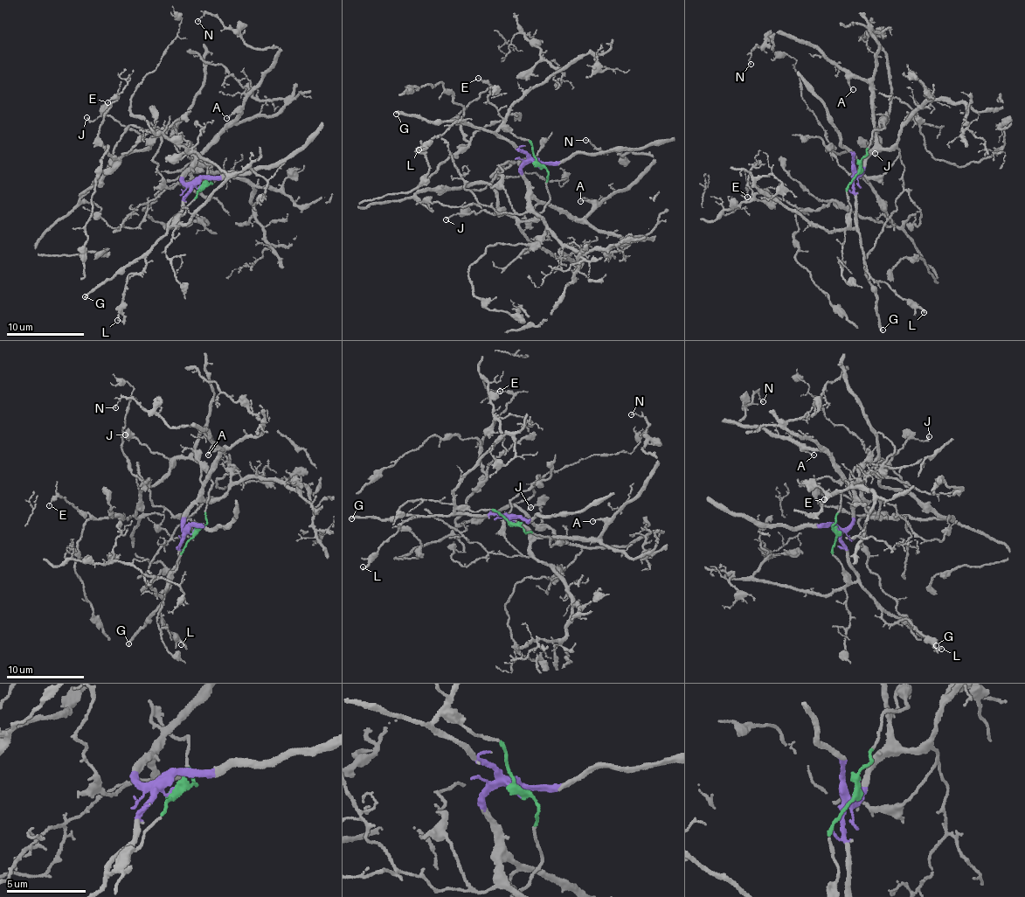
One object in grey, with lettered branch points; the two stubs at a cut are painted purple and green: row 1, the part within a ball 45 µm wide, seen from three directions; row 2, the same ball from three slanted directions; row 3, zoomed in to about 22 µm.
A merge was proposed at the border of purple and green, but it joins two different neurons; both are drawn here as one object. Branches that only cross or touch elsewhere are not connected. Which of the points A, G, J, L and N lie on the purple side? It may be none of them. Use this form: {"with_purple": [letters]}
{"with_purple": ["A", "G", "L", "N"]}

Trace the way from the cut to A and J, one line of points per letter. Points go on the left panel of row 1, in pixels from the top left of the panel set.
A: (200, 185), (183, 181), (183, 171), (193, 166), (193, 160), (230, 125), (238, 111), (226, 119)
J: (200, 185), (211, 184), (209, 161), (188, 147), (162, 137), (141, 137), (108, 115), (90, 121), (86, 118)

